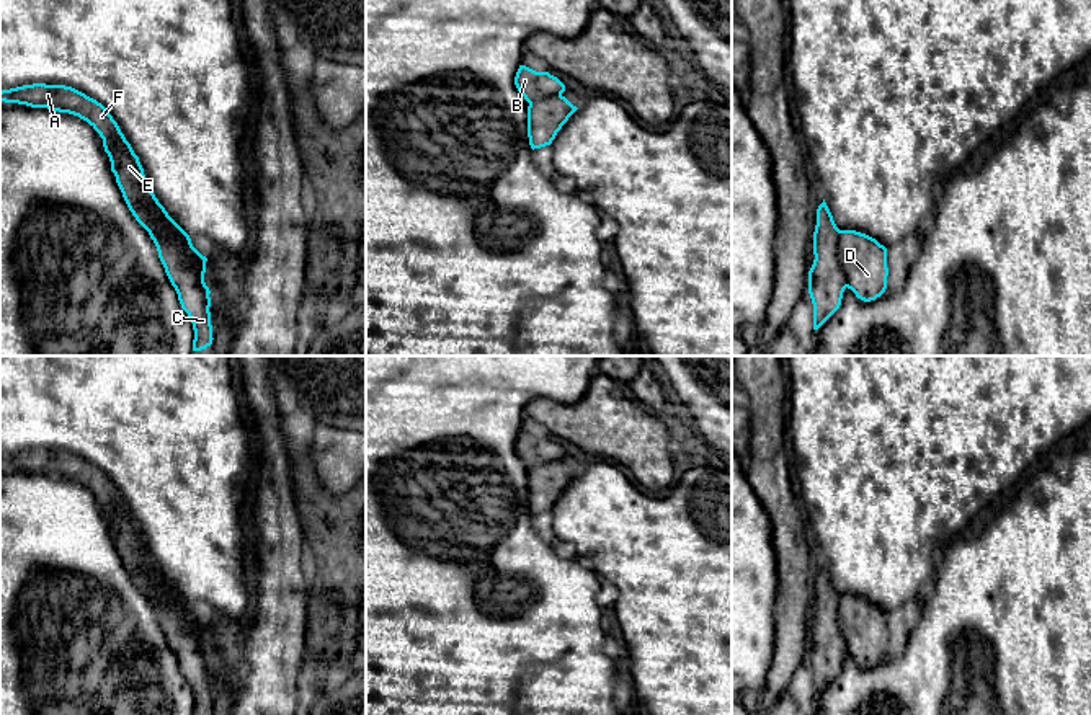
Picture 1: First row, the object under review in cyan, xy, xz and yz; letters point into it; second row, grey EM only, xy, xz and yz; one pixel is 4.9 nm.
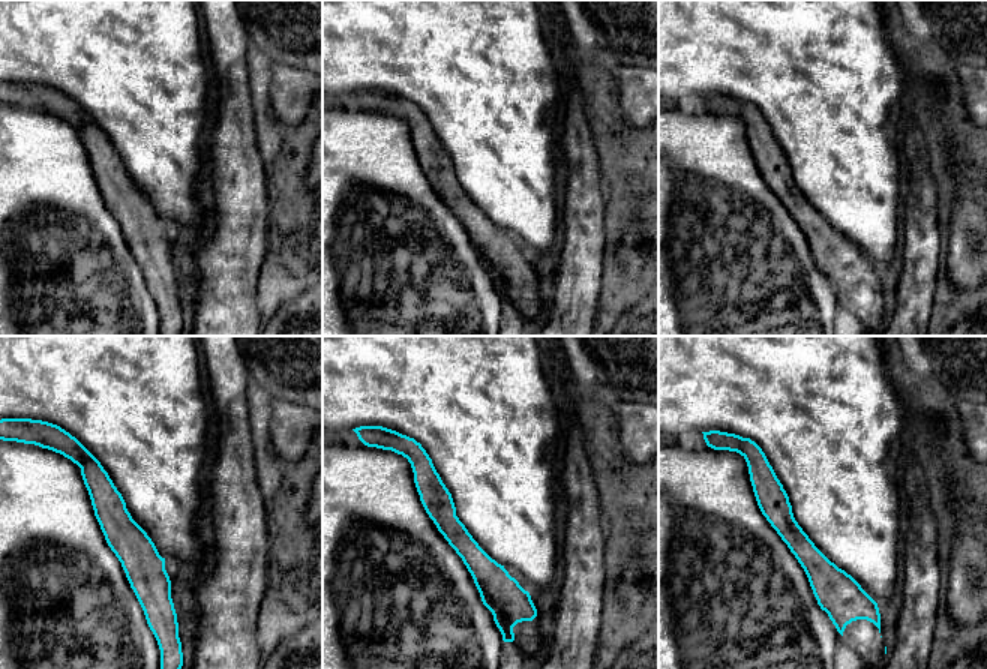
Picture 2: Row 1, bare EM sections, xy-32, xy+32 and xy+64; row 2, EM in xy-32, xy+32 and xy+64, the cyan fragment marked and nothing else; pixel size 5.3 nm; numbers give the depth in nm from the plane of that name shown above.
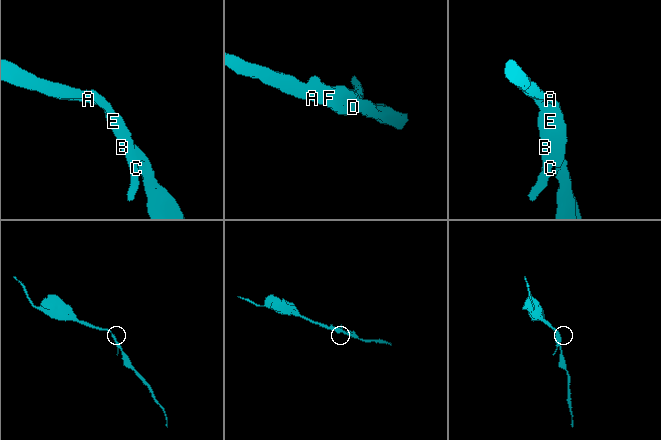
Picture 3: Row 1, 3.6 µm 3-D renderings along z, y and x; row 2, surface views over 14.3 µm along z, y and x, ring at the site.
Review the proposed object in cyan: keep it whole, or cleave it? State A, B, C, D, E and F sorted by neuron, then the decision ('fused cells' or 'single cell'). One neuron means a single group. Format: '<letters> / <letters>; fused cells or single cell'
A D F / B C E; fused cells

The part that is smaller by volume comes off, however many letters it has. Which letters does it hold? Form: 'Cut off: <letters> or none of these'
Cut off: B, C, E

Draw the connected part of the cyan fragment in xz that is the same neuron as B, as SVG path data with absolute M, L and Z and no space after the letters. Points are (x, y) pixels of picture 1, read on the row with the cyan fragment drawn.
M519 65L514 85L528 103L559 96L565 91L565 85L549 72L536 72L526 65Z

